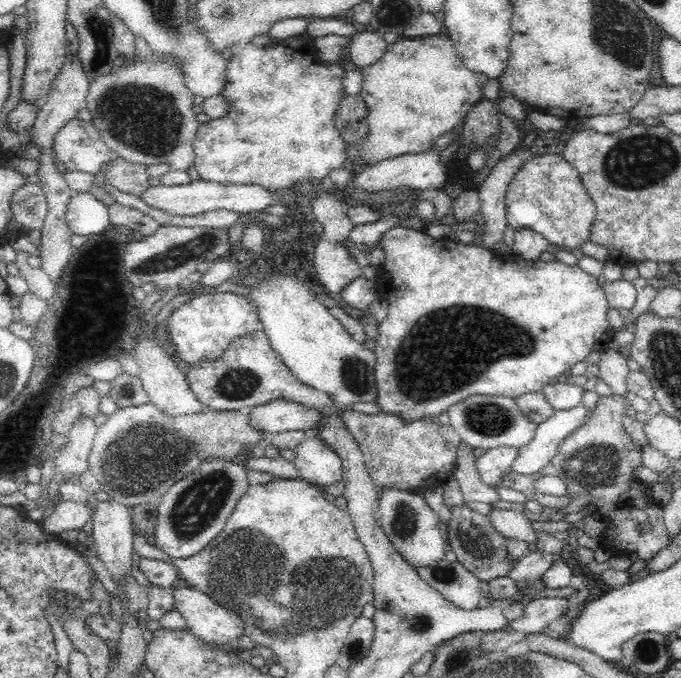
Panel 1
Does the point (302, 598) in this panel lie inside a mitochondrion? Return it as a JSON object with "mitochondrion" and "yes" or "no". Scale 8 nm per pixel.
{"mitochondrion":"yes"}

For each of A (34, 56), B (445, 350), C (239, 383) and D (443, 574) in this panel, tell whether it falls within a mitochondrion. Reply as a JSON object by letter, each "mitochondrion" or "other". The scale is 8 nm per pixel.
{"A":"other","B":"mitochondrion","C":"mitochondrion","D":"mitochondrion"}

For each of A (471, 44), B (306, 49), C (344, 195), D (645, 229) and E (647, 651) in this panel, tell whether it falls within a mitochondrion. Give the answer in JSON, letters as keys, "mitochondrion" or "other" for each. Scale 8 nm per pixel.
{"A":"other","B":"other","C":"other","D":"other","E":"mitochondrion"}

